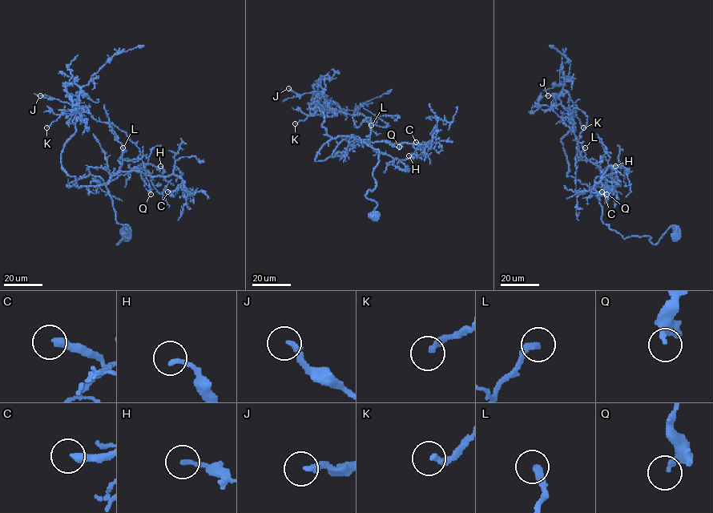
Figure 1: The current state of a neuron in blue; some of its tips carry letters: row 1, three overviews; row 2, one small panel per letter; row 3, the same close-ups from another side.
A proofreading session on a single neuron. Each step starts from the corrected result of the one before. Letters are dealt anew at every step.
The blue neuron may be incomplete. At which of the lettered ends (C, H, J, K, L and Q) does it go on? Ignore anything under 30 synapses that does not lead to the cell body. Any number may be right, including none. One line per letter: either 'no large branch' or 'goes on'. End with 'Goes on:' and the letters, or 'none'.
C: no large branch
H: no large branch
J: no large branch
K: goes on
L: goes on
Q: no large branch
Goes on: K, L

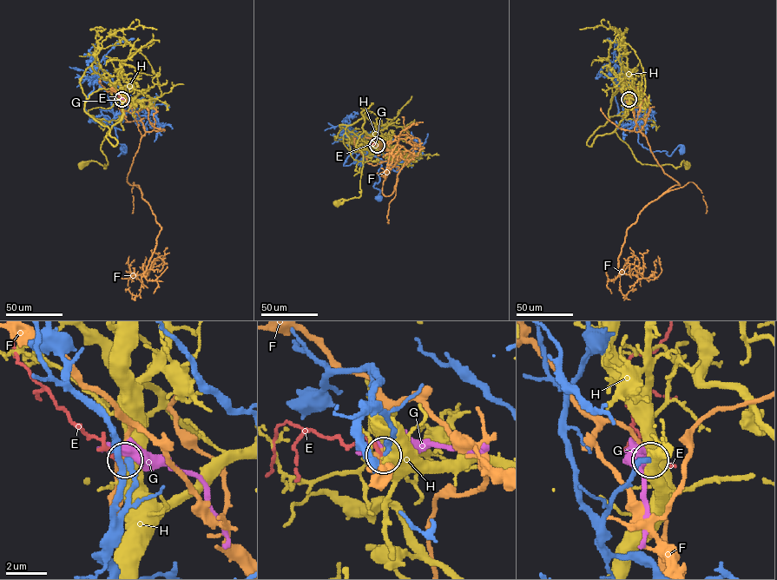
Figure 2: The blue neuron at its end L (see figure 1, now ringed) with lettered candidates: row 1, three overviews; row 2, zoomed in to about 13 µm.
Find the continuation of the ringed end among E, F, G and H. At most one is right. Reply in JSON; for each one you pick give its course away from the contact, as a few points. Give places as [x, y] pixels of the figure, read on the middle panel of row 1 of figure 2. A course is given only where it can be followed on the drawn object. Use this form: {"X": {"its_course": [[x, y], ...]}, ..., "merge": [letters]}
{"merge": []}

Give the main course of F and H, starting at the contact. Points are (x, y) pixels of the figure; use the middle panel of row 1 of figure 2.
F: (377, 144), (397, 161), (383, 181), (385, 196), (417, 144), (400, 135), (400, 156), (413, 159), (407, 163)
H: (377, 145), (378, 141), (366, 133), (359, 135), (356, 147), (363, 156), (360, 195), (337, 204)

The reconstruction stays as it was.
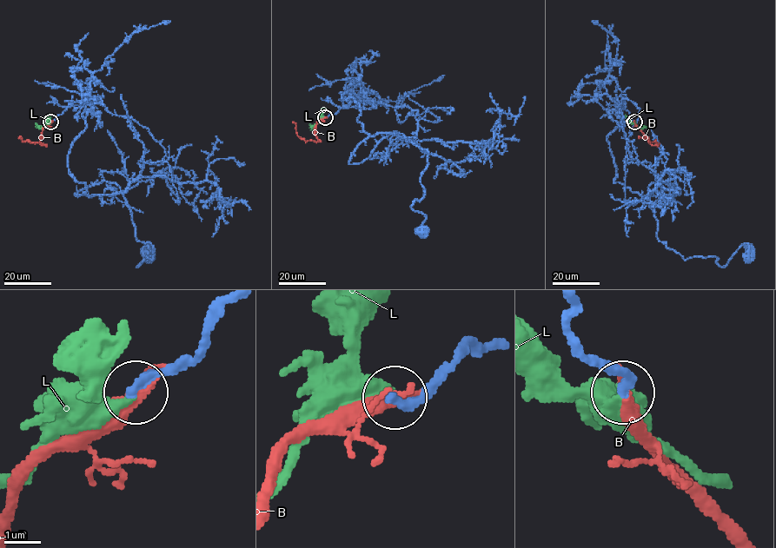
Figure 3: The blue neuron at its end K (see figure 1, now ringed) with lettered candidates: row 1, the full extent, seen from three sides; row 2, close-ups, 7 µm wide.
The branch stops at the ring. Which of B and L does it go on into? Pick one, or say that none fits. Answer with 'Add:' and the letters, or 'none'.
Add: L

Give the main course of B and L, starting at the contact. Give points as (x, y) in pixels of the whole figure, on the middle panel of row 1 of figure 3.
B: (326, 117), (317, 121), (314, 129), (317, 141), (301, 139), (292, 122)
L: (325, 117), (308, 124)

